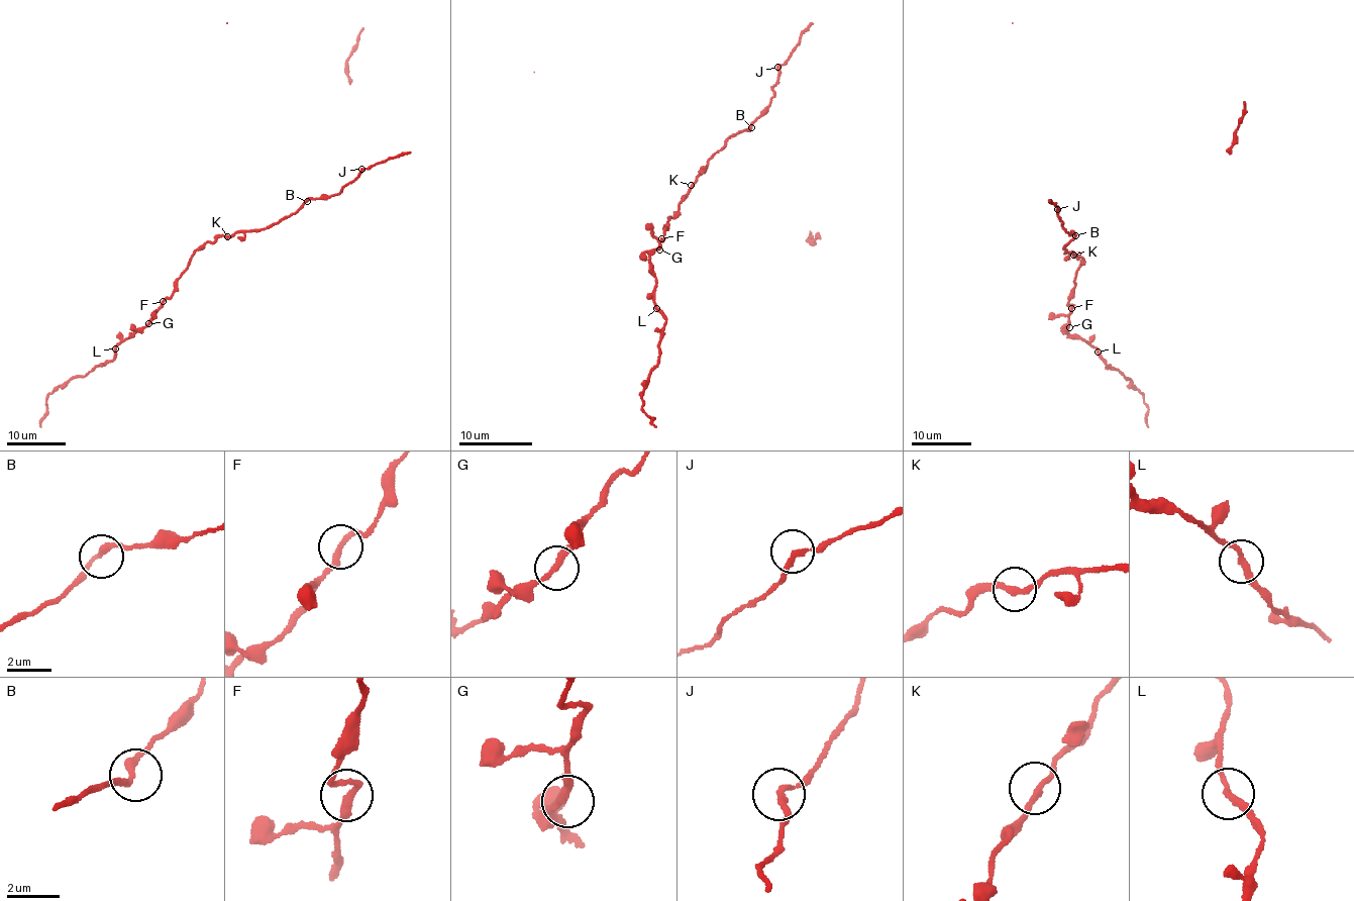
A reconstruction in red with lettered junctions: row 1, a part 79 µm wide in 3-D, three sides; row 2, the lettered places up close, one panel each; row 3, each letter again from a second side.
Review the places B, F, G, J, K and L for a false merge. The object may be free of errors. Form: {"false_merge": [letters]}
{"false_merge": []}

